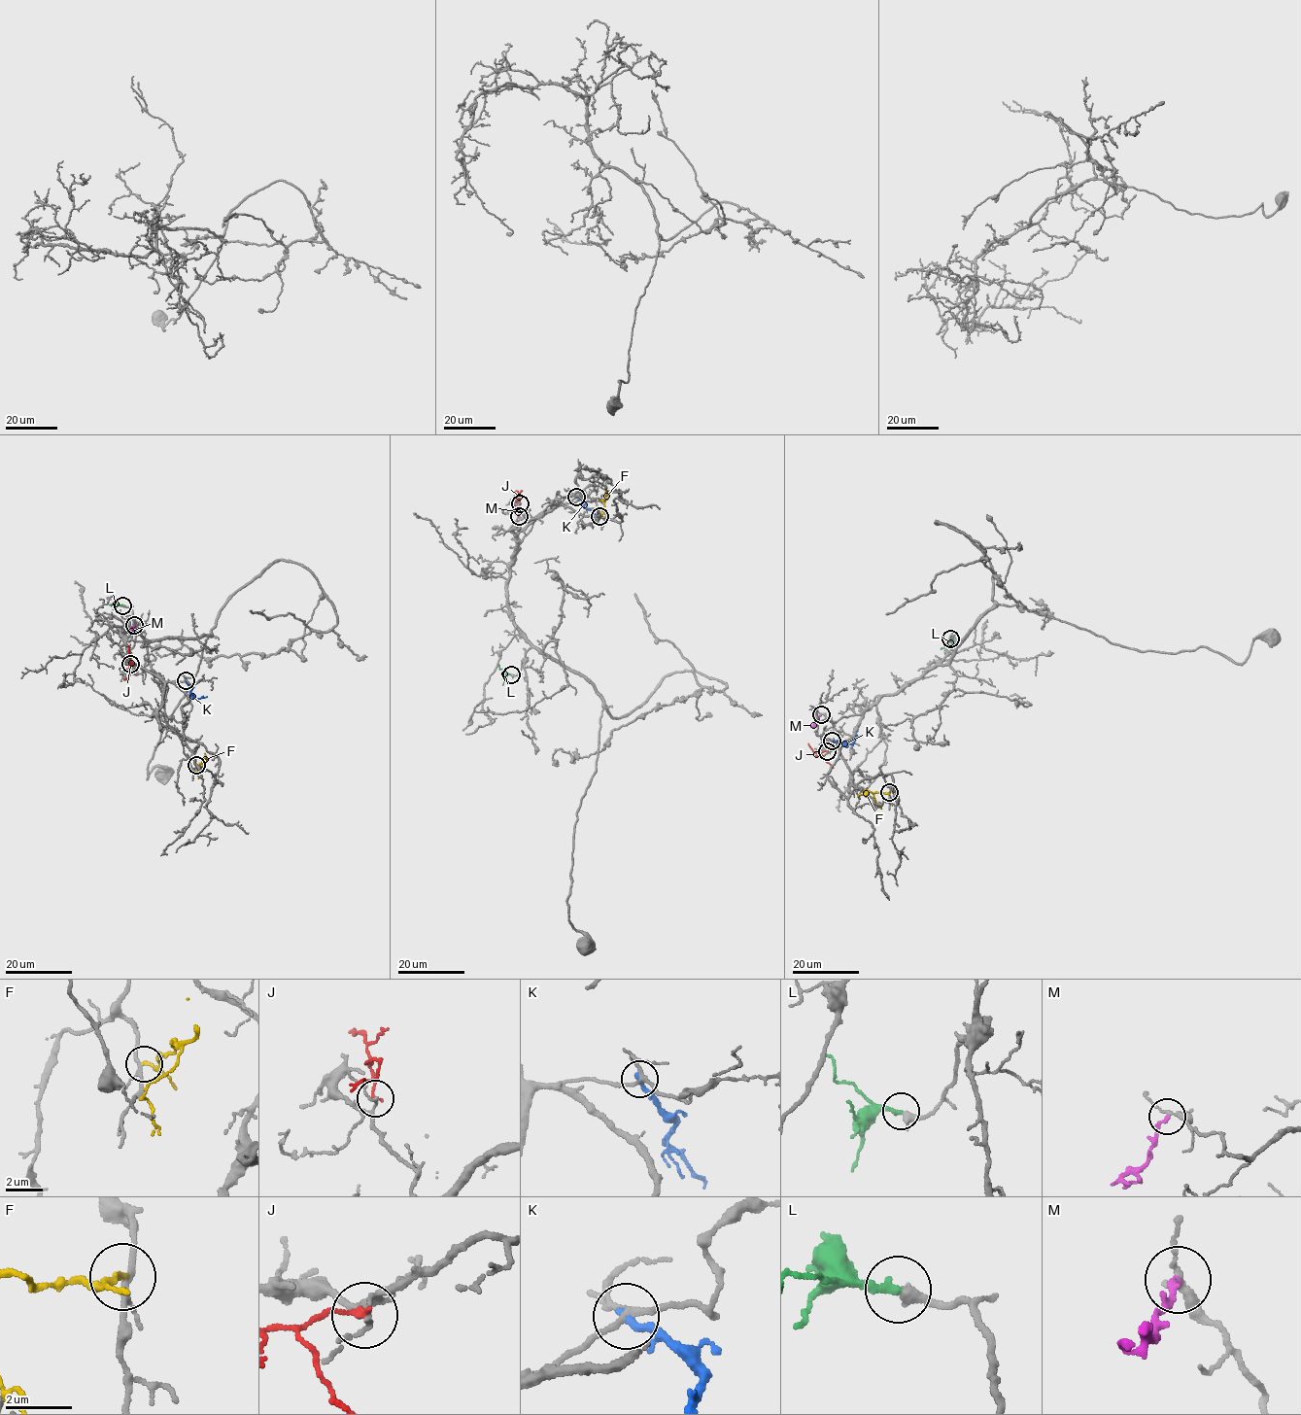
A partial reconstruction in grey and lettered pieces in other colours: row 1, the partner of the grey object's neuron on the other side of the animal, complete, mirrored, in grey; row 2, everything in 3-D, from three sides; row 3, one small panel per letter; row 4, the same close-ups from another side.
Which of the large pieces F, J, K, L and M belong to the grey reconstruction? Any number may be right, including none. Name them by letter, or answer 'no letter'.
L

